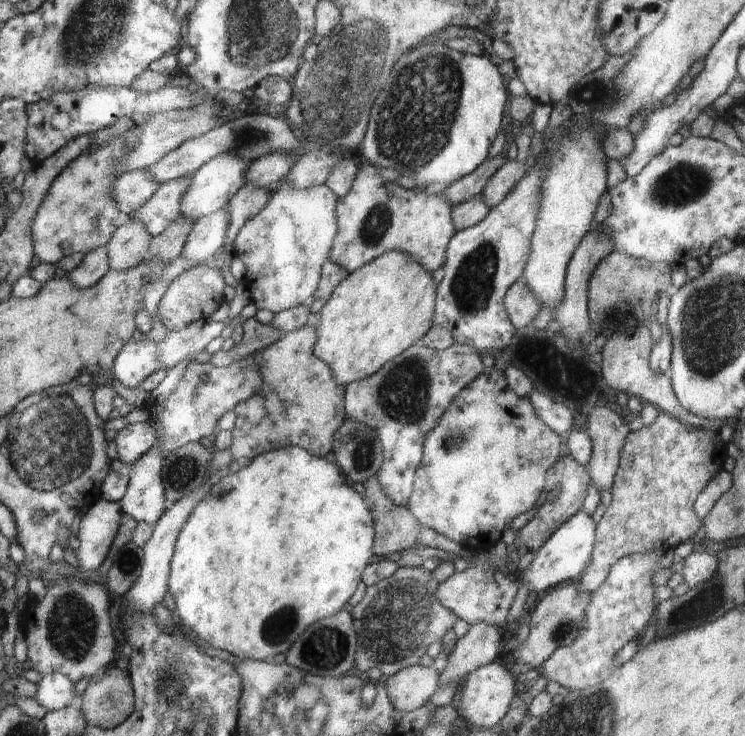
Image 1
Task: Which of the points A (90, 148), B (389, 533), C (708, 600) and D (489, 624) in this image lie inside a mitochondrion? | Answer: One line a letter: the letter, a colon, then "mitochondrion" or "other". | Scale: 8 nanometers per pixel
A: other
B: other
C: mitochondrion
D: other

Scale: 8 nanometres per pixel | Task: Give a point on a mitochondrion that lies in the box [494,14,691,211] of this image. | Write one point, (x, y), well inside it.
(598, 92)

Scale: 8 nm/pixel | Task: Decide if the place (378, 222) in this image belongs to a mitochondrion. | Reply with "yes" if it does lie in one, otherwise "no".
yes

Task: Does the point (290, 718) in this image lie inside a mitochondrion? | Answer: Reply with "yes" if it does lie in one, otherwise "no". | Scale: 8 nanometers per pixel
yes

